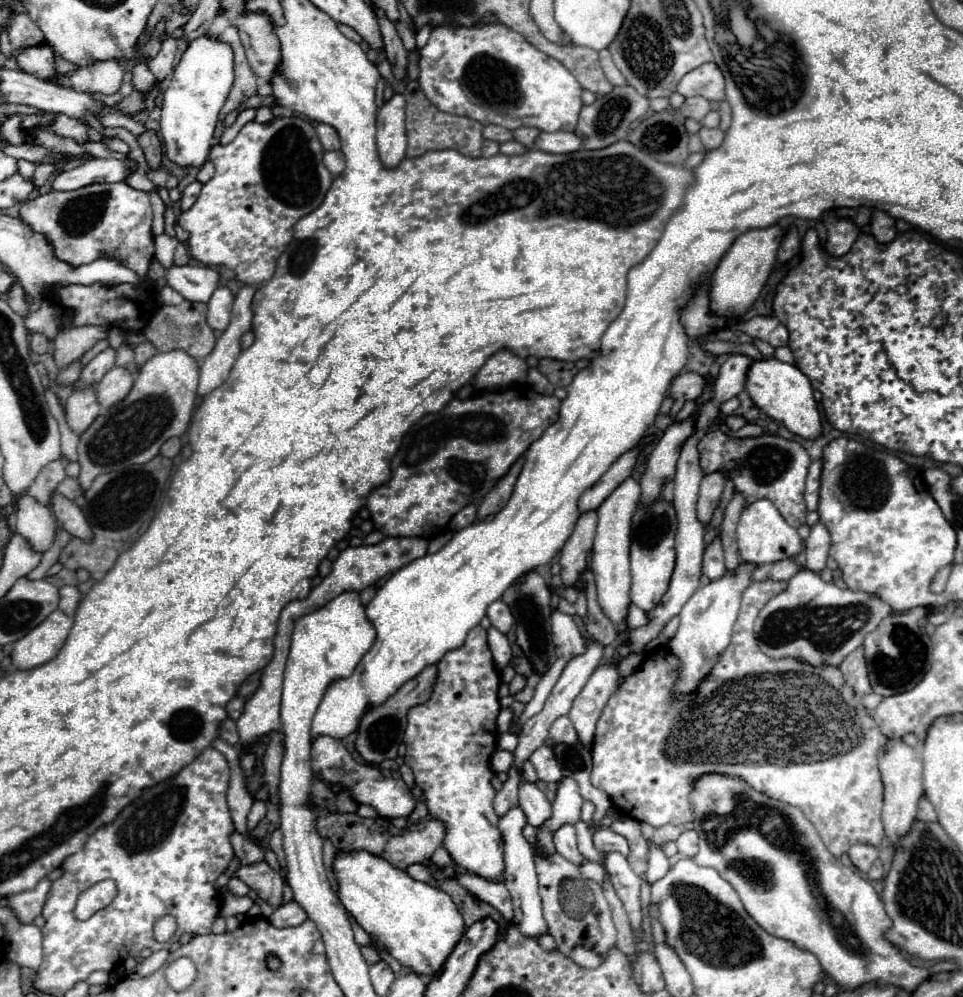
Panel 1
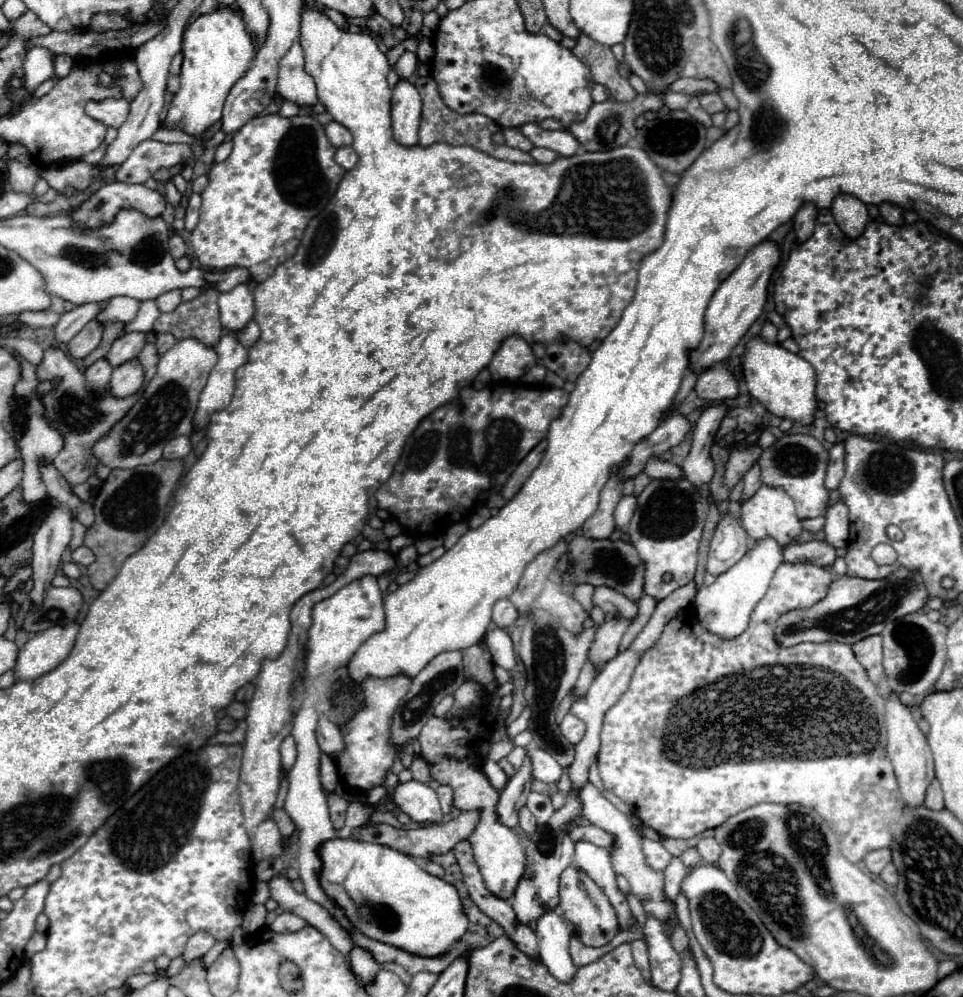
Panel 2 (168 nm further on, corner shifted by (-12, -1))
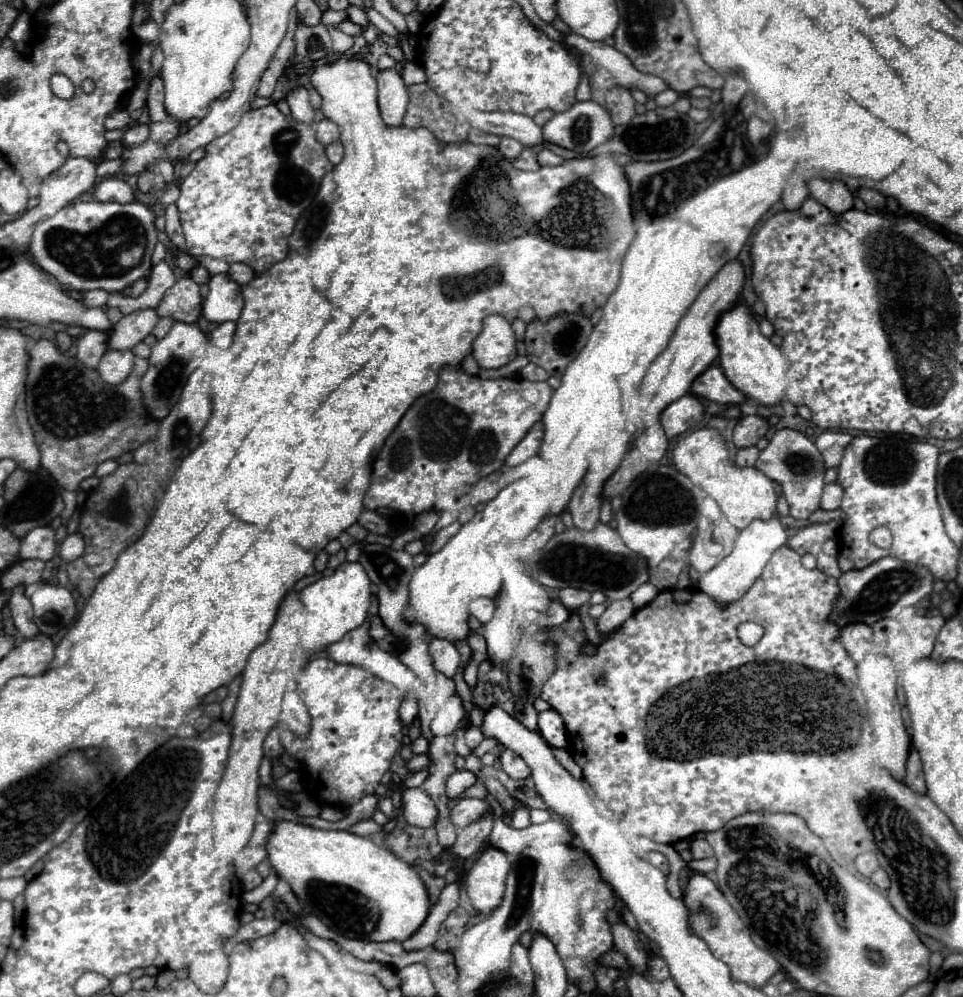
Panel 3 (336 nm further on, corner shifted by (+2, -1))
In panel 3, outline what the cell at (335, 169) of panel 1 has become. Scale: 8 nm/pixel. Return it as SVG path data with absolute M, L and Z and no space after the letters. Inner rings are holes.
M340 141L330 143L330 145L326 147L326 155L328 155L328 159L330 159L334 165L338 165L338 163L342 161L342 157L344 157L344 147L342 147L342 143L340 143Z

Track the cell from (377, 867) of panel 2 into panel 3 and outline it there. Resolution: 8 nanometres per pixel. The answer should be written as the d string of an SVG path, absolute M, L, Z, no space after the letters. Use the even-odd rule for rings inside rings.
M282 821L270 835L268 859L278 877L292 887L298 901L304 905L304 911L322 917L322 921L342 937L402 943L424 925L432 907L424 881L406 861L388 849L374 845L372 839L352 835L348 831L322 831L300 825L296 821Z

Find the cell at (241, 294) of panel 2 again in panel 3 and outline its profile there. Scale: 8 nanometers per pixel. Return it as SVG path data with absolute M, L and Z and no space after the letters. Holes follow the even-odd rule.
M212 275L208 285L210 293L204 301L204 317L210 323L238 321L244 307L240 285L230 281L226 275Z

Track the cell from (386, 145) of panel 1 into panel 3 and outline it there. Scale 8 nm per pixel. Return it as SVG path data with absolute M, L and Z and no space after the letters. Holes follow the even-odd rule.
M394 69L382 71L378 77L378 107L382 121L388 127L400 127L404 113L408 109L406 83Z

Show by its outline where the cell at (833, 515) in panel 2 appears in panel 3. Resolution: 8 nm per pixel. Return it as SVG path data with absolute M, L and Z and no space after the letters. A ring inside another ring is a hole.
M822 493L820 509L824 509L824 511L838 509L840 507L840 499L842 499L842 493Z

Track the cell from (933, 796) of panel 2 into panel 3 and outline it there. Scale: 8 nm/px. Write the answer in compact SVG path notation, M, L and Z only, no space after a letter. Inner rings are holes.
M916 751L910 753L904 783L906 783L914 793L920 793L920 795L926 793L926 783L924 783L924 773L922 773L922 763L920 763L920 757L918 757Z

